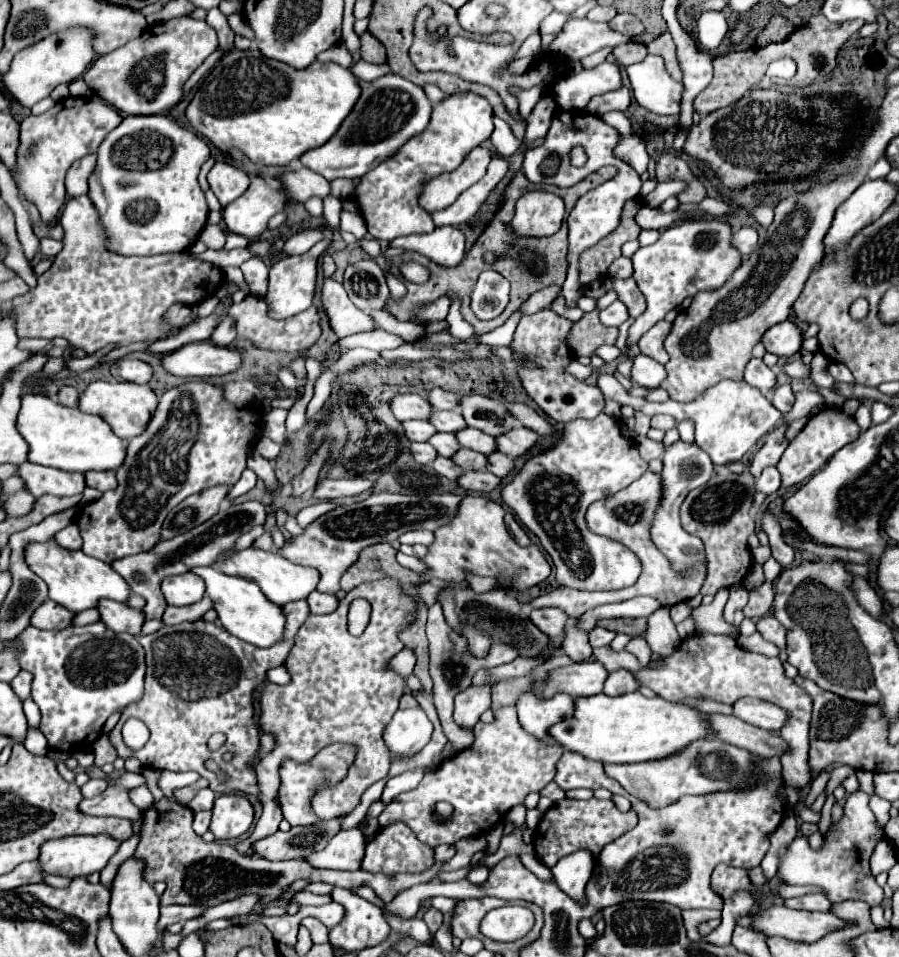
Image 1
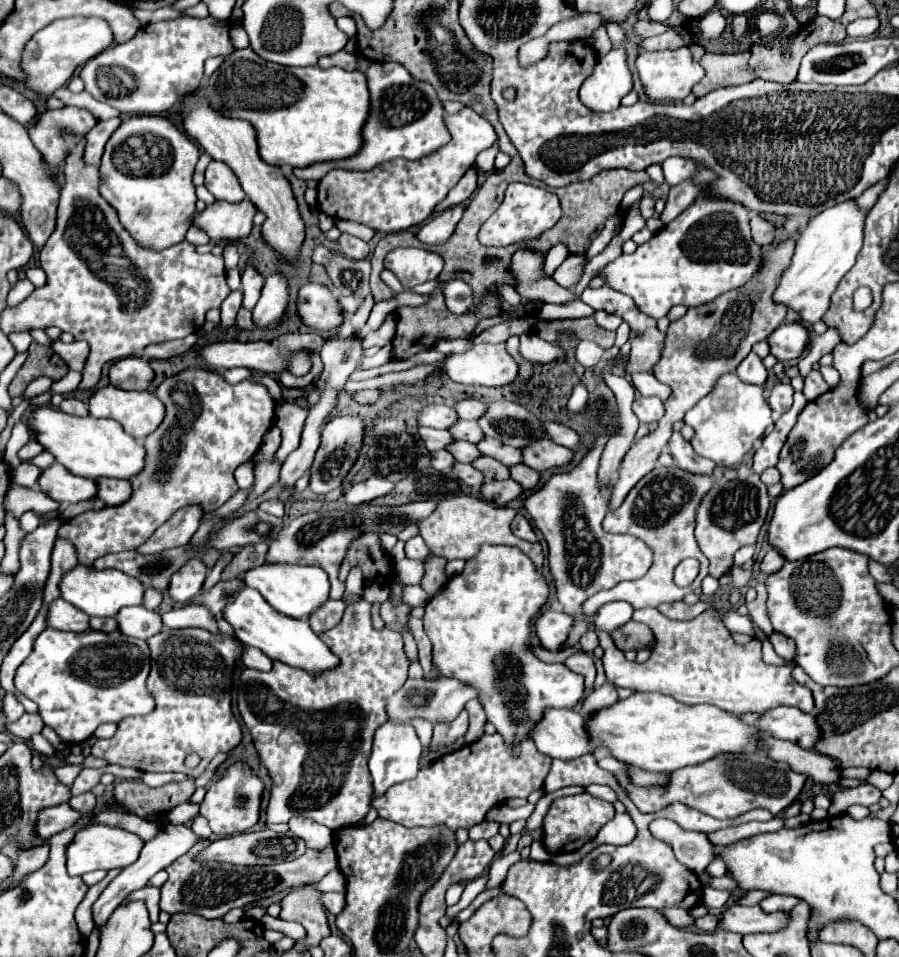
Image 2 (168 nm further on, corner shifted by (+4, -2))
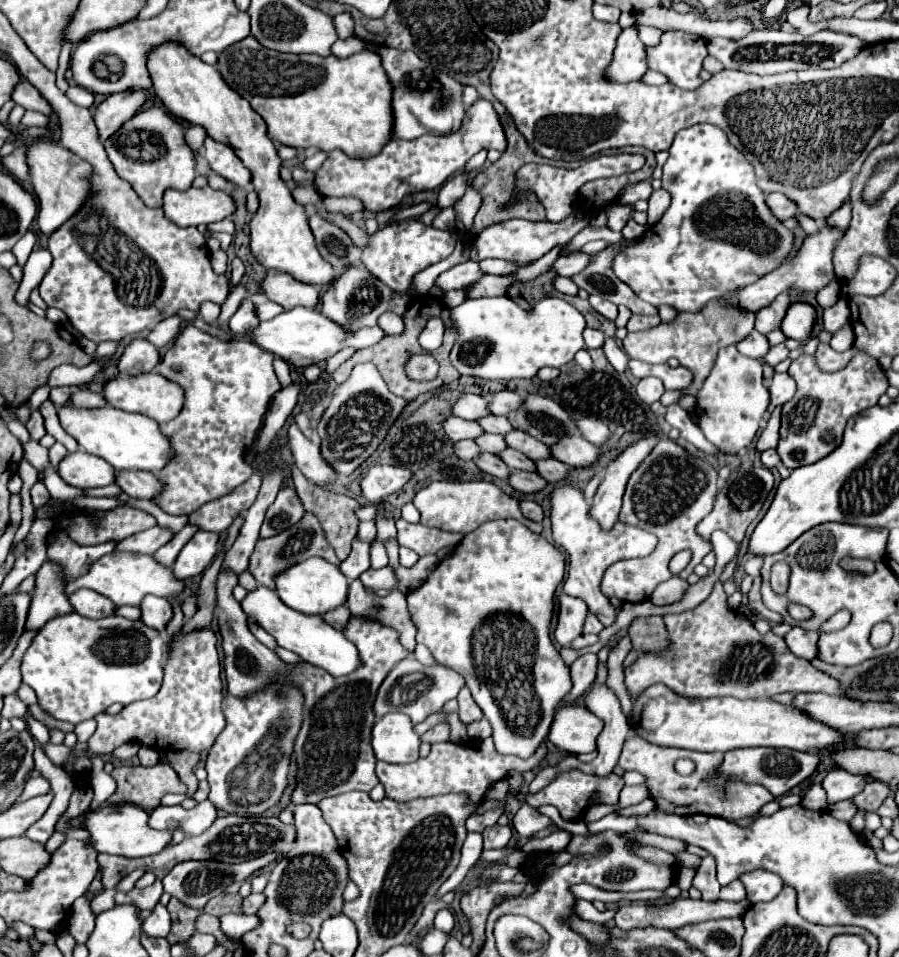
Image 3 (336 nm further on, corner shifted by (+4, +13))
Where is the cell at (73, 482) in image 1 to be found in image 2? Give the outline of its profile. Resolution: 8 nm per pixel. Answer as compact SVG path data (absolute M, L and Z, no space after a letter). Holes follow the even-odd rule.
M53 463L49 469L43 471L43 475L39 477L39 487L45 495L49 495L51 499L63 505L71 505L71 503L97 497L95 479L77 477L59 463Z

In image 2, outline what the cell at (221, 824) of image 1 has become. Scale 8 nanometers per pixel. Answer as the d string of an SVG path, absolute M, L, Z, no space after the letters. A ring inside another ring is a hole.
M237 761L225 769L225 773L213 781L207 787L207 795L201 803L201 813L209 819L209 827L215 835L233 835L233 833L243 833L251 829L259 821L259 809L261 809L261 797L263 797L263 781L253 773L253 769Z

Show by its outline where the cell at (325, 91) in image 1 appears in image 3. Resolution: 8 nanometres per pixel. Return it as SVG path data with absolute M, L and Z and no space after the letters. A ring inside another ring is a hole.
M247 36L219 54L217 70L229 84L229 88L247 98L251 108L261 114L261 118L267 122L269 138L273 142L297 150L313 146L321 152L331 152L339 148L351 158L369 158L375 156L385 146L385 142L391 140L391 84L385 78L379 56L371 50L363 50L349 58L323 58L317 54L283 54L263 48L253 36Z

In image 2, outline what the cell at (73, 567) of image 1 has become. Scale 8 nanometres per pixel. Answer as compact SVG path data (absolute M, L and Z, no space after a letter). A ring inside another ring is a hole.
M77 565L73 571L69 571L61 583L61 597L91 617L115 617L123 607L143 605L143 593L145 585L139 579L125 575L123 571L117 569L93 571L93 567L85 565Z

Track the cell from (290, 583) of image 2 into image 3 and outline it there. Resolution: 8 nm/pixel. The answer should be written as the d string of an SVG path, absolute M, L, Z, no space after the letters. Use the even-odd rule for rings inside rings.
M319 558L303 560L303 562L287 568L287 572L279 572L279 576L275 576L275 586L277 586L279 598L289 608L299 610L303 614L325 614L325 612L345 604L347 588L349 588L347 584L349 582L341 574L339 568L335 568L327 560L319 560Z

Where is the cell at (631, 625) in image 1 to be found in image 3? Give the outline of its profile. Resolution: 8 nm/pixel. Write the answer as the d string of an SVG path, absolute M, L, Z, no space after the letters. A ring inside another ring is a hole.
M661 616L651 618L635 618L627 630L633 648L639 648L643 652L657 652L667 648L669 638Z

